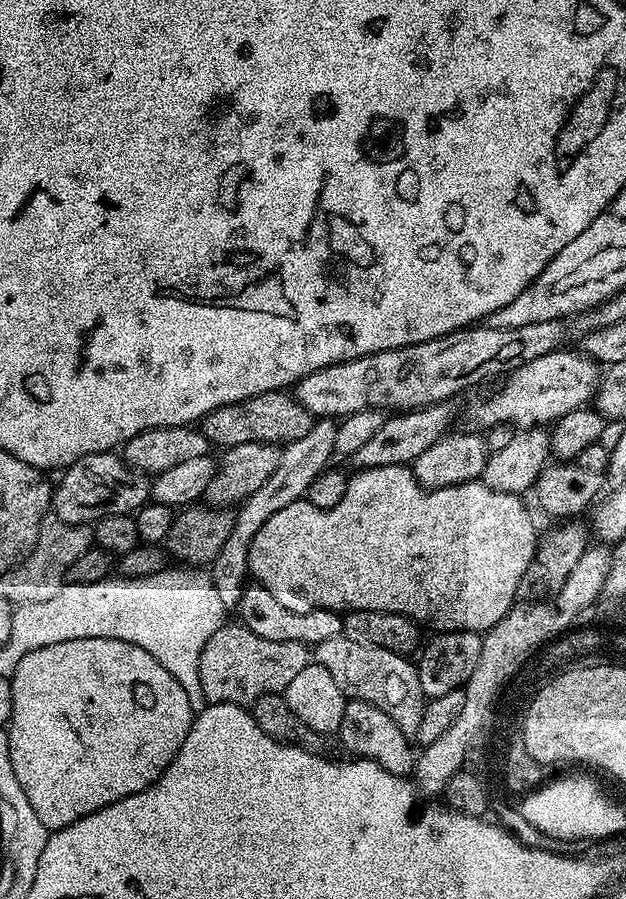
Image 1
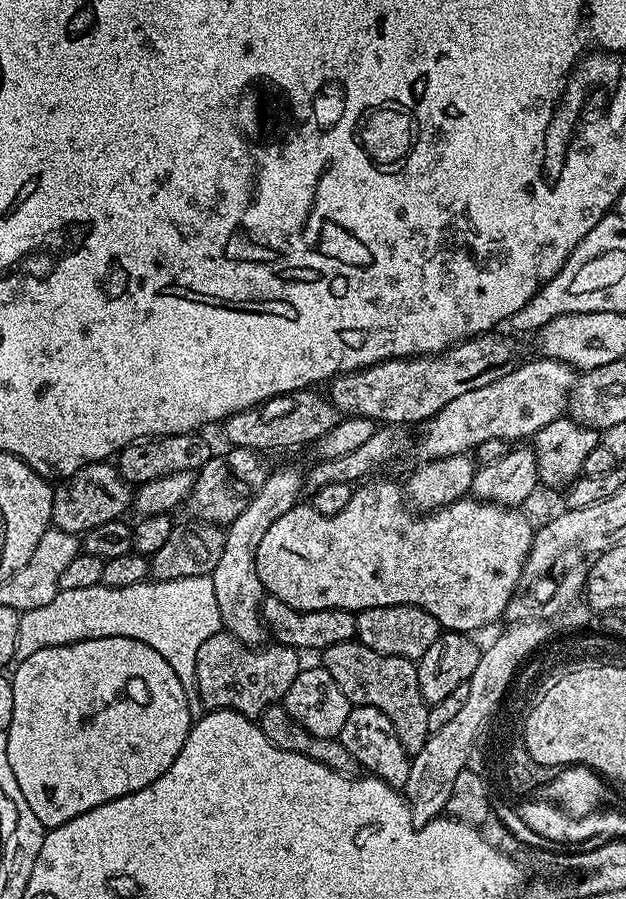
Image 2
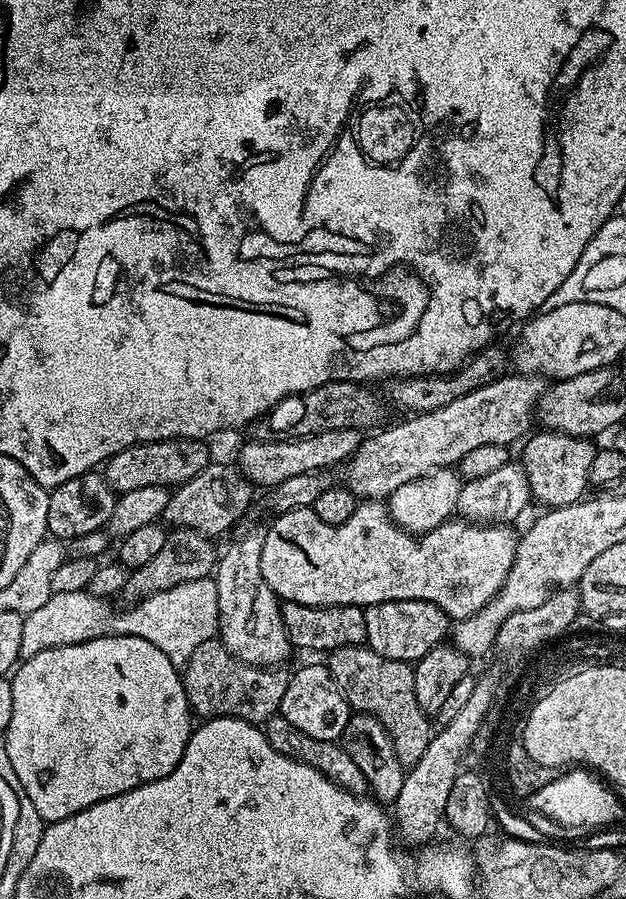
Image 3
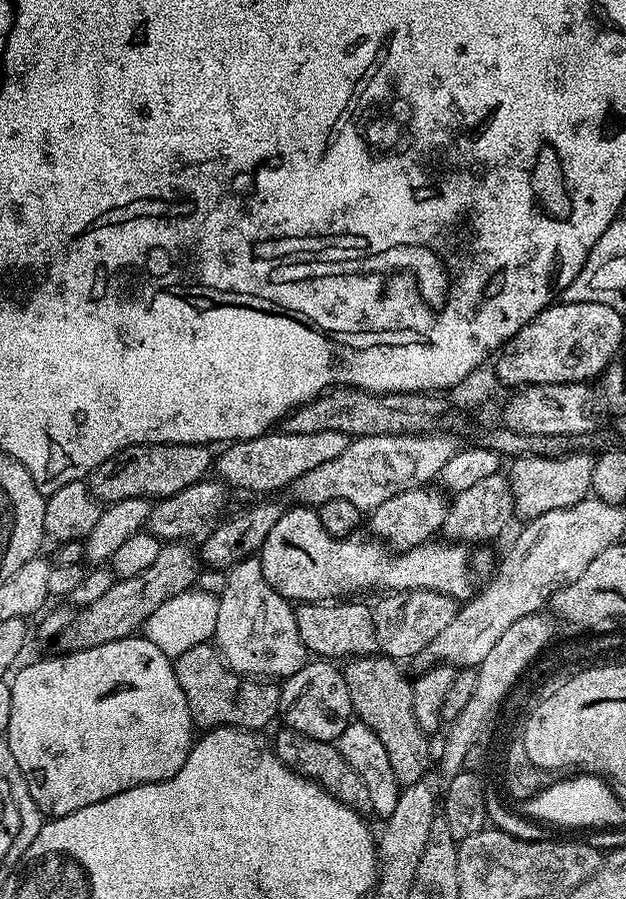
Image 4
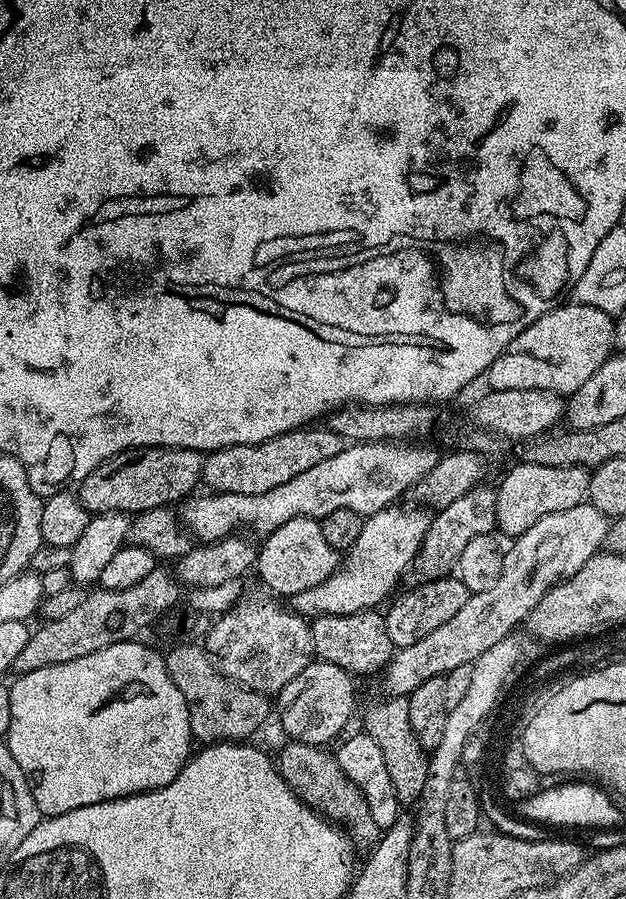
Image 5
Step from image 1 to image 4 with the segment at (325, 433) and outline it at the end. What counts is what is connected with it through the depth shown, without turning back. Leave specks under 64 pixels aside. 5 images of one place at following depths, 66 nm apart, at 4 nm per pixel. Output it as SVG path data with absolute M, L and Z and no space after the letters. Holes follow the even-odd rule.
M259 555L247 556L227 569L224 589L218 592L218 622L214 647L225 664L239 676L253 678L287 678L309 663L310 653L298 634L298 622L293 605L278 595L262 574Z

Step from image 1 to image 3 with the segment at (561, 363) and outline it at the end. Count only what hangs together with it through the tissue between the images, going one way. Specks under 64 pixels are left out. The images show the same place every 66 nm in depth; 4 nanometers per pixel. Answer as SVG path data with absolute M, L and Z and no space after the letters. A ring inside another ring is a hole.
M505 374L470 394L462 394L462 398L454 398L454 402L438 410L409 415L404 418L408 420L393 428L381 427L369 435L372 436L369 440L368 437L361 439L358 450L343 469L343 483L361 501L380 502L394 494L398 486L414 482L414 478L422 478L422 474L459 465L460 460L478 446L512 446L516 439L519 441L529 435L536 403L545 389L541 377Z

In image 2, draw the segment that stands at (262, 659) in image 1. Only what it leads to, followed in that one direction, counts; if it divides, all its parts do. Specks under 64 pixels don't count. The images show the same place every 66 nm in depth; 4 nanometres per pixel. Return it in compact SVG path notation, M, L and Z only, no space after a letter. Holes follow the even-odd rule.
M218 631L198 649L196 689L205 709L231 708L249 718L258 718L262 710L283 701L286 690L302 667L301 653L295 648L275 642L263 646L243 644L229 632Z

